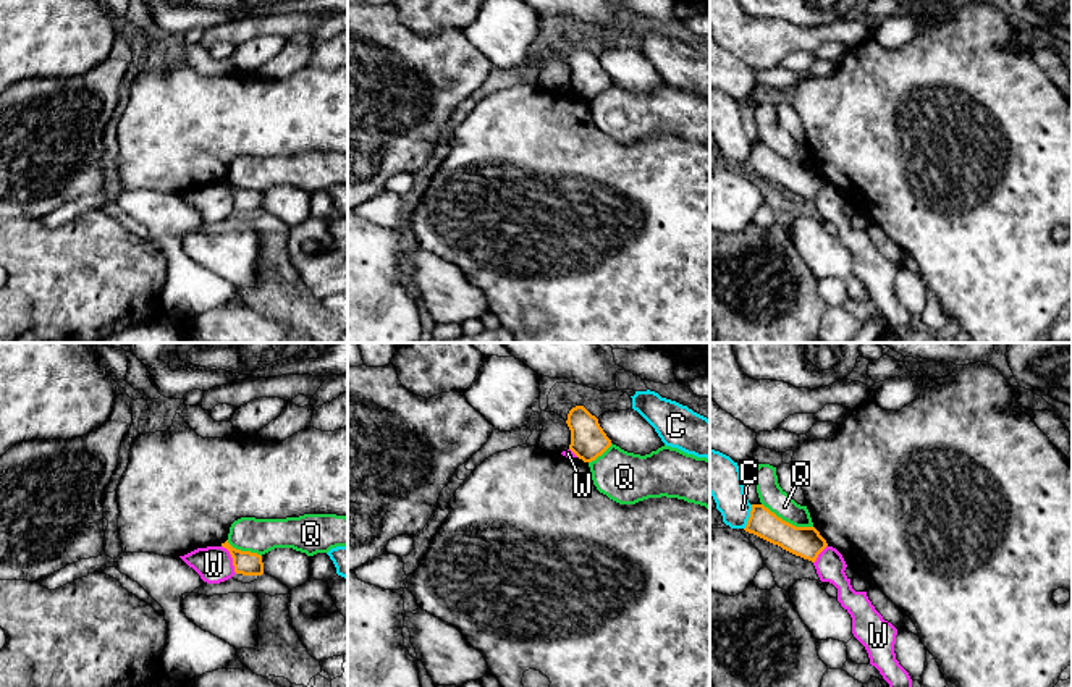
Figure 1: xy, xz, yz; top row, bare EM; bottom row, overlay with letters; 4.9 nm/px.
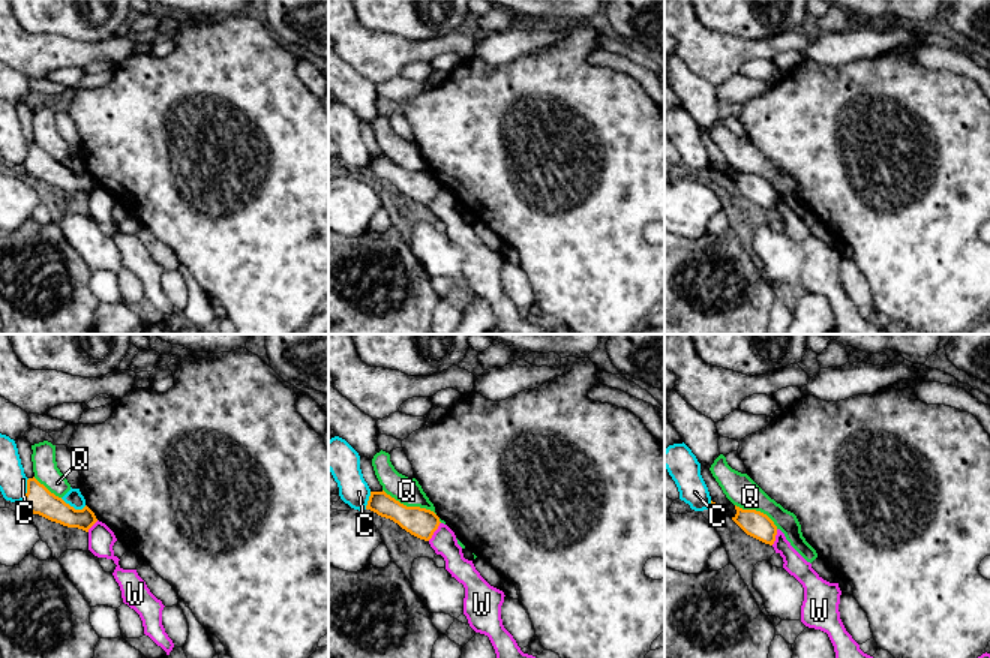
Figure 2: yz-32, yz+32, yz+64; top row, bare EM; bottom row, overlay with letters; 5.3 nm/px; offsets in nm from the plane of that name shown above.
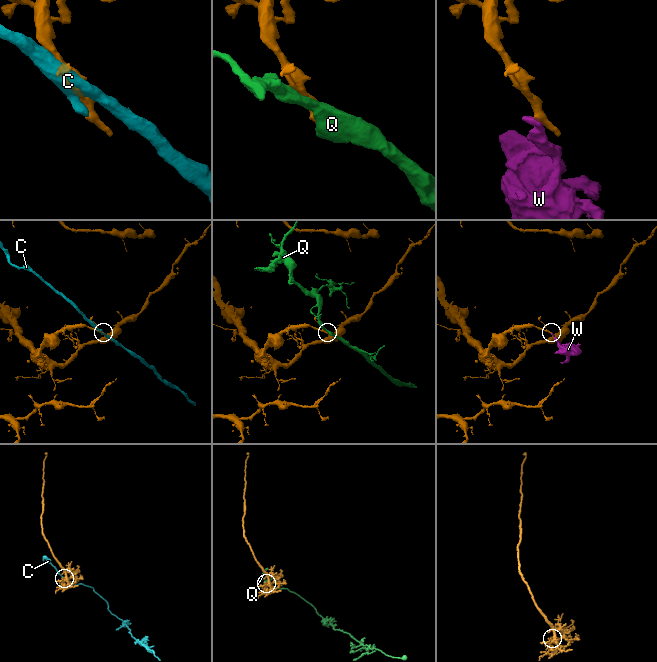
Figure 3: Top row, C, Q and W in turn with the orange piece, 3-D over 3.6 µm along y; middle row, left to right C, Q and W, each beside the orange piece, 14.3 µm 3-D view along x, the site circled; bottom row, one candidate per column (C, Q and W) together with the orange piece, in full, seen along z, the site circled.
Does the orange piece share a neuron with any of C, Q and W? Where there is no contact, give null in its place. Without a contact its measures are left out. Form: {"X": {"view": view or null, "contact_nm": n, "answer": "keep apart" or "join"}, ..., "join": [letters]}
{"C": {"view": "yz", "contact_nm": 130, "answer": "keep apart"}, "Q": {"view": "yz", "contact_nm": 280, "answer": "keep apart"}, "W": {"view": "xy", "contact_nm": 160, "answer": "keep apart"}, "join": []}

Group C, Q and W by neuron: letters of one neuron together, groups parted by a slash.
C / Q / W

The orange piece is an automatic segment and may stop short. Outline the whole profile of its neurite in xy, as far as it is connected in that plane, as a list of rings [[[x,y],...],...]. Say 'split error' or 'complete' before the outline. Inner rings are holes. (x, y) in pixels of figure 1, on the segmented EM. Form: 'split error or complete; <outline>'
complete; [[[228,540],[222,543],[222,546],[230,551],[236,574],[243,574],[243,575],[262,575],[264,574],[264,563],[262,563],[260,554],[236,550],[228,543]]]

